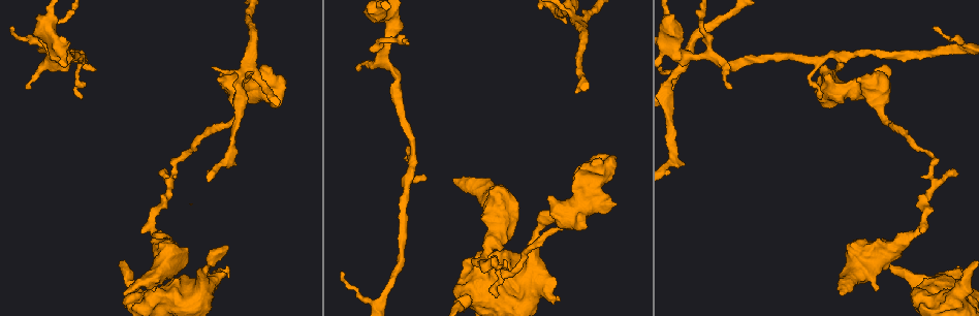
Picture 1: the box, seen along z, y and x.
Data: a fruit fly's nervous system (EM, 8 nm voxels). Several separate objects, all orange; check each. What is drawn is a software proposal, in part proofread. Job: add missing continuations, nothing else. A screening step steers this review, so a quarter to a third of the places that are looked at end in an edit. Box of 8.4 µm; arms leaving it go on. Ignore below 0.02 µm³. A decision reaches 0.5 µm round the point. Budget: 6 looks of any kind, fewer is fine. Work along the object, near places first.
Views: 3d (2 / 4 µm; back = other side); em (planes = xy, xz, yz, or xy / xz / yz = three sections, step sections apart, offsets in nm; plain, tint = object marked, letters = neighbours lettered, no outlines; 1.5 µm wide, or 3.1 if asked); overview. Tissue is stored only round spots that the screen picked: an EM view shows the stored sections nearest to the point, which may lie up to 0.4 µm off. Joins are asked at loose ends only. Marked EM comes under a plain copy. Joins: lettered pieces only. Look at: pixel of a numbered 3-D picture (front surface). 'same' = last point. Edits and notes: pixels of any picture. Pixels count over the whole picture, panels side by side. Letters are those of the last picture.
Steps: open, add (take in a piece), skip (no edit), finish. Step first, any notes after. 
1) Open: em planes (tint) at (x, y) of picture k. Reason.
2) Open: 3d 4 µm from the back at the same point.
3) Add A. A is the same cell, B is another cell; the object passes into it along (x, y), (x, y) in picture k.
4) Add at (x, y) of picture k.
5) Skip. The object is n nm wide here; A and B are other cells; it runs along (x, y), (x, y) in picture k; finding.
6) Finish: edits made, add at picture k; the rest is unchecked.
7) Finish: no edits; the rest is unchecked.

Open: 3d 2 µm at (125, 294) of picture 1. Thick end.

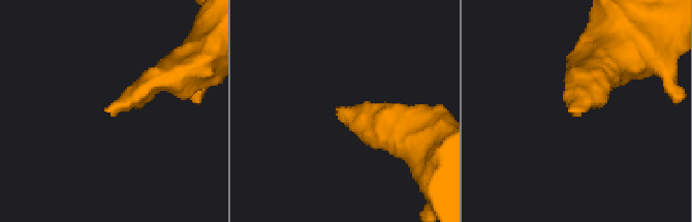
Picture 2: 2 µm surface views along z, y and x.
Open: em planes (letters) at (568, 111) of picture 2.

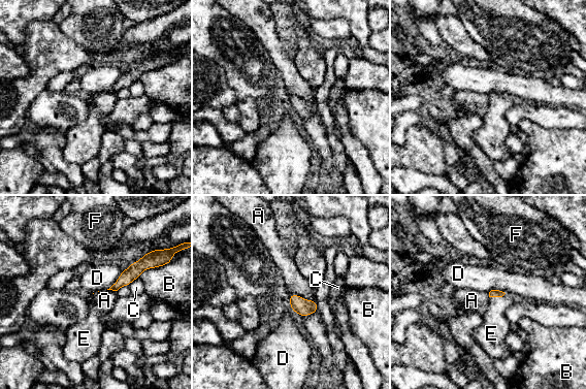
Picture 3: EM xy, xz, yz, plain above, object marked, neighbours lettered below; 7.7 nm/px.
Add E. E is the same cell, A, B, C, D and F are other cells; the object passes into it along (493, 293), (496, 296), (495, 327) in picture 3; it goes on there.

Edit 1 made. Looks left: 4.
Open: em planes (letters) at (959, 270) of picture 1. An open end.

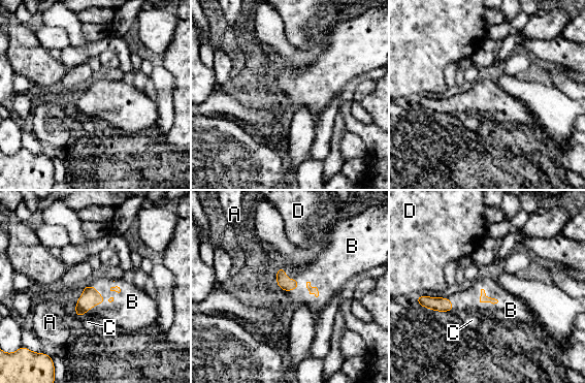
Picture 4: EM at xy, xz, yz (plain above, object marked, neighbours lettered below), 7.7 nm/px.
Add B. The longest contact is with B, 280 nm; B is the same cell, A, C and D are other cells; the neuron continues.

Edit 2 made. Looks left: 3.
Open: 3d 4 µm at (731, 87) of picture 1. An open end.

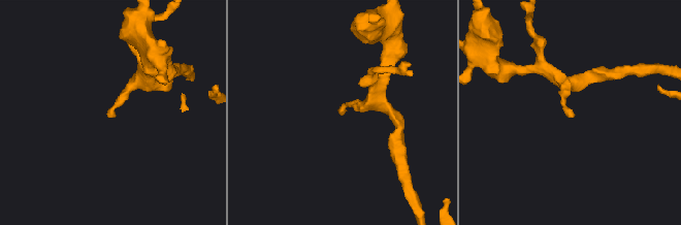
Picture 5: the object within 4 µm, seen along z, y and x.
Open: em planes (letters) at (345, 112) of picture 5.

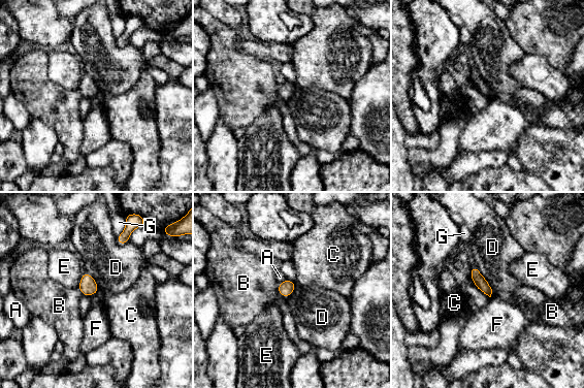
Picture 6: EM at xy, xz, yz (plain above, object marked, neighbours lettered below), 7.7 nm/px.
Skip. The object is 100 nm wide here; A, B, C, D, E, F and G are other cells; a border runs along (476, 266), (488, 283), (491, 296) in picture 6; none of them fits.

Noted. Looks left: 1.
Finish: edits made, add at picture 3, add at picture 4; the rest is unchecked.

